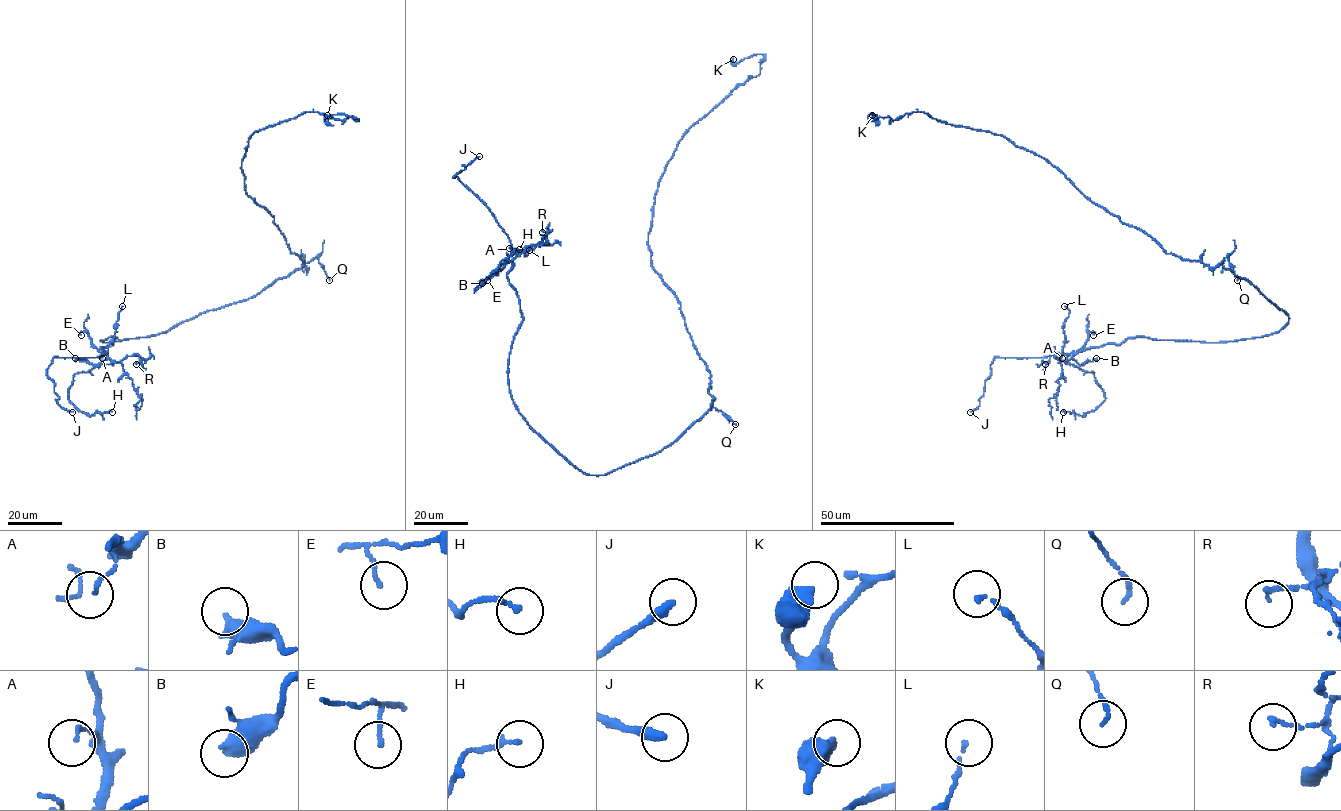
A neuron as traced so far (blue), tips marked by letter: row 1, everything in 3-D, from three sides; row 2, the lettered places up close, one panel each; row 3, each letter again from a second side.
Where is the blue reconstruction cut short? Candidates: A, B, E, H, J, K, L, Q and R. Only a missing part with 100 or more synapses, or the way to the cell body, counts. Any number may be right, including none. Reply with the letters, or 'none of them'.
J

